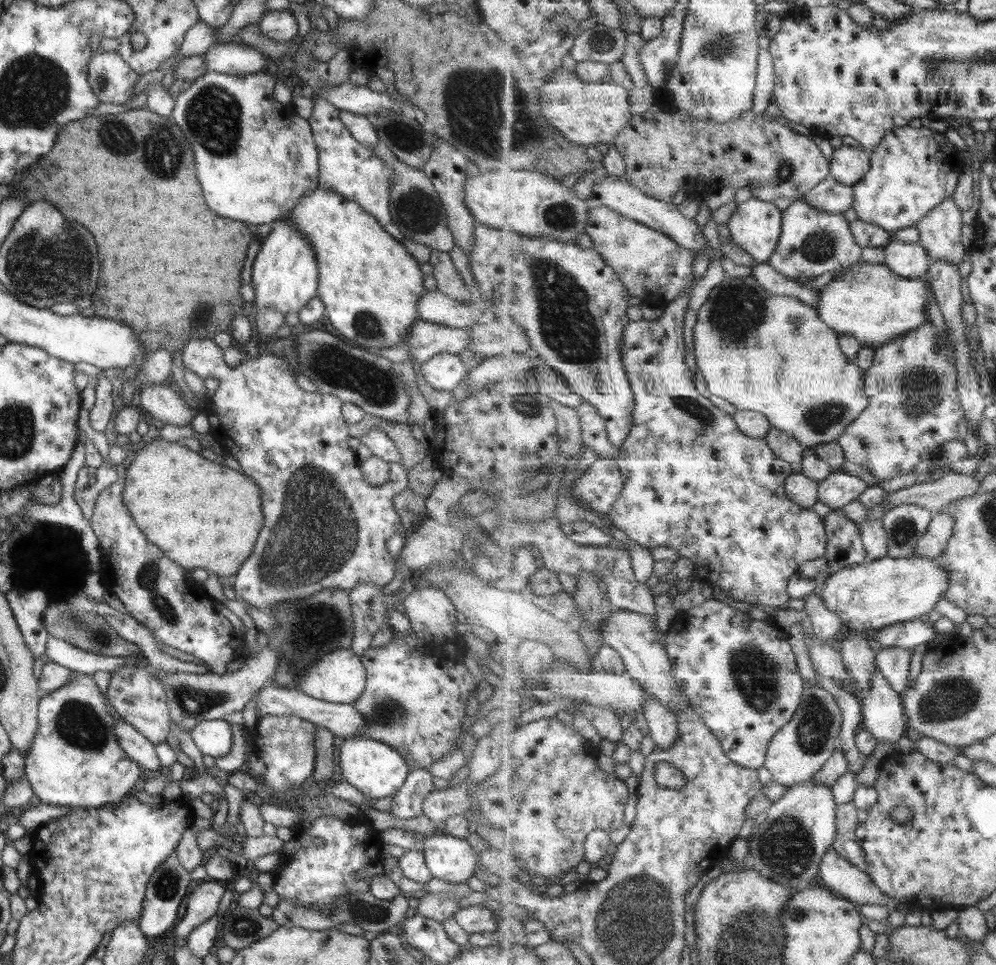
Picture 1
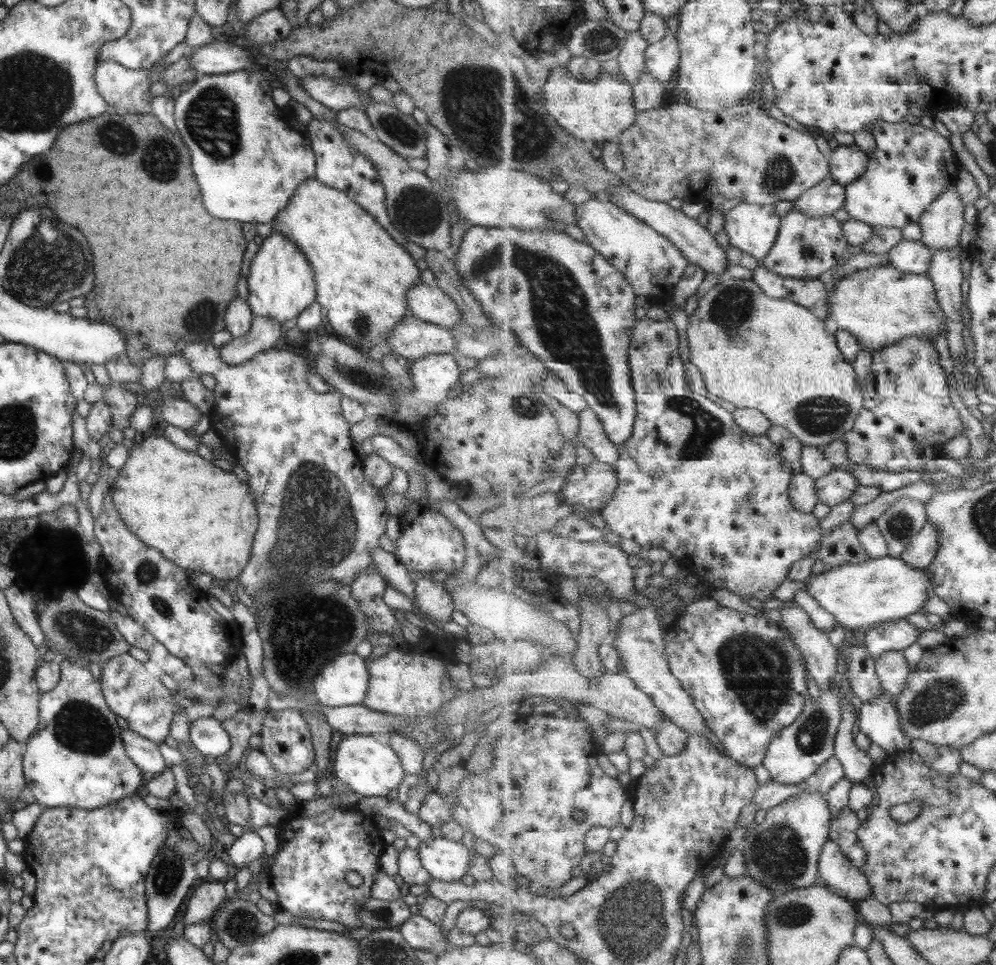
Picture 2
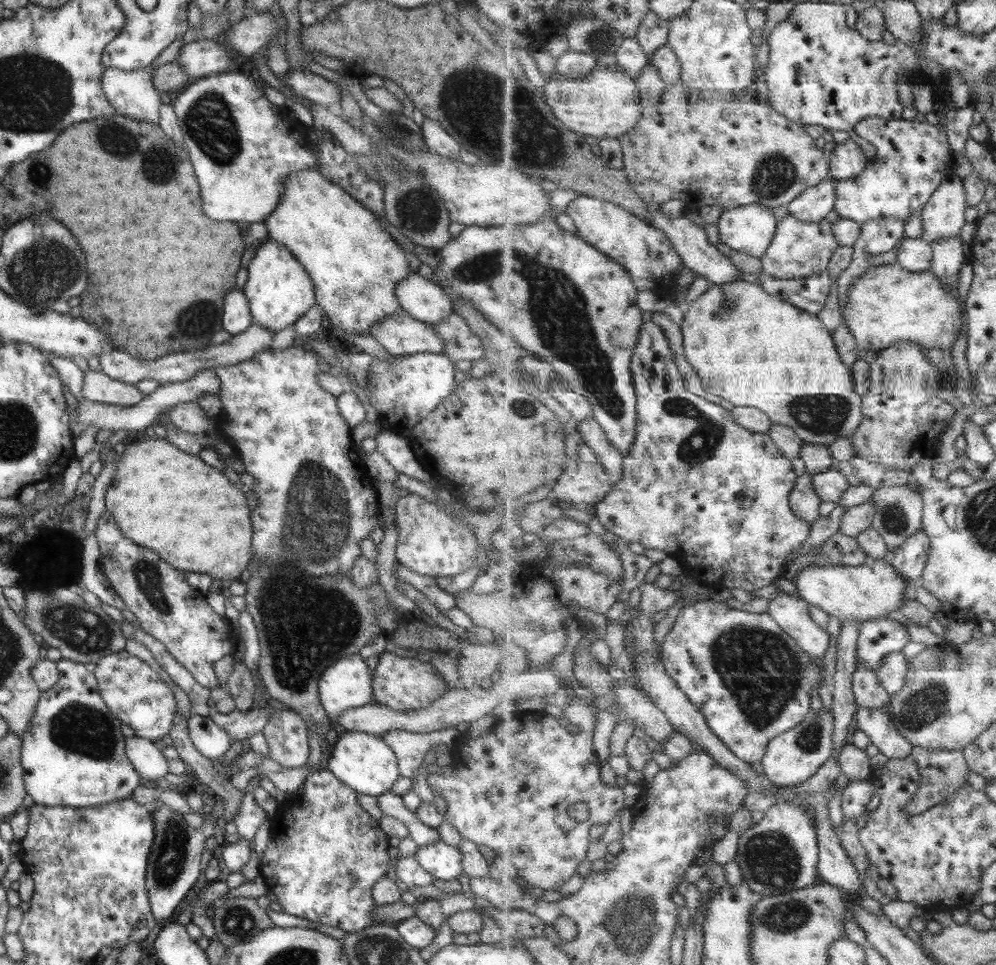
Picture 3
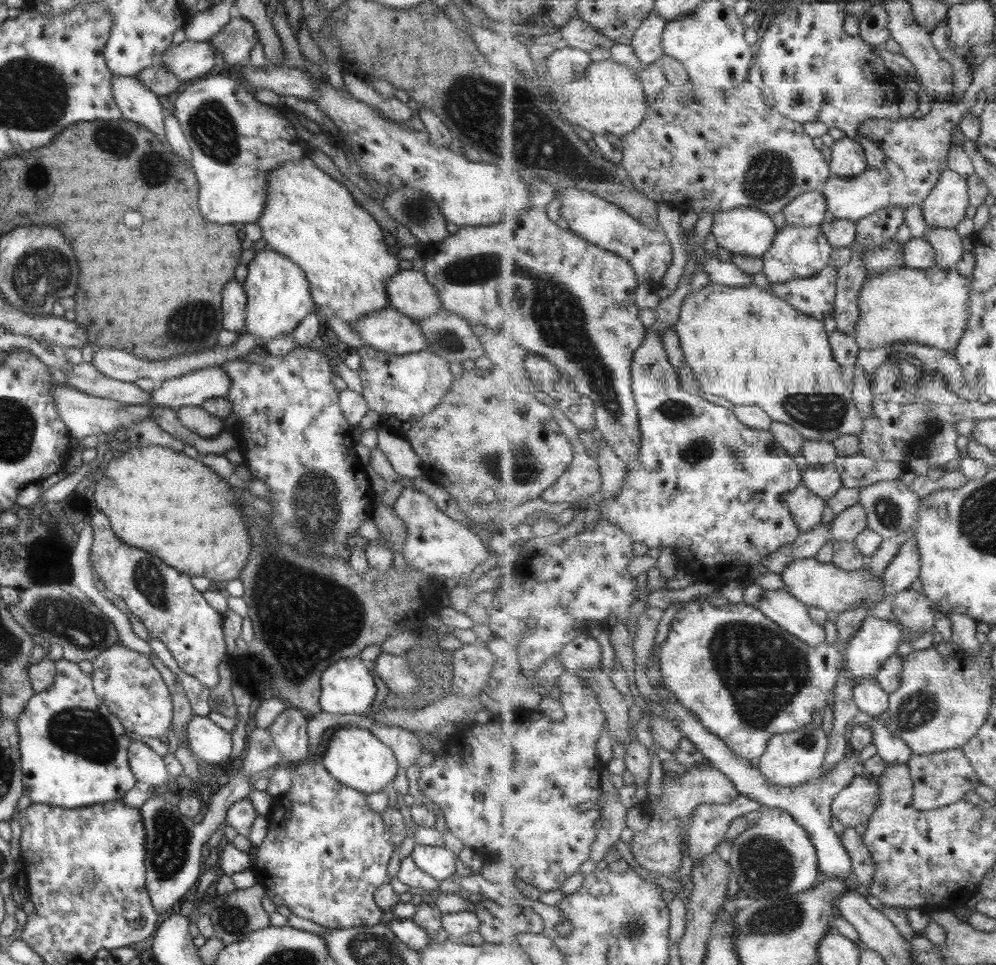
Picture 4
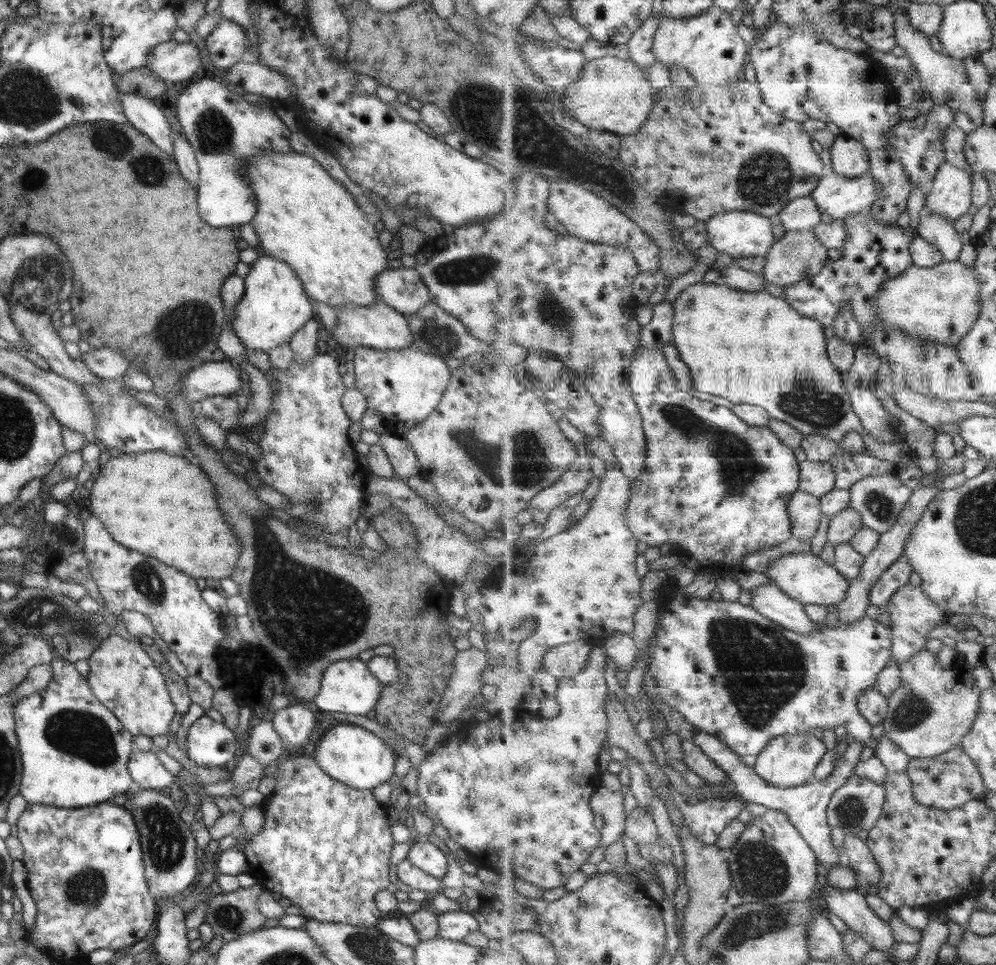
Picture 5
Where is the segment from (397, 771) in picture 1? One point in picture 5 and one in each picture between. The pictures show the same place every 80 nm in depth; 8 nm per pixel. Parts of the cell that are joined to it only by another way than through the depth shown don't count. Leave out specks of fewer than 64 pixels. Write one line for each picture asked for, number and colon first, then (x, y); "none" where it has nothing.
2: (370, 769)
3: (363, 762)
4: (353, 756)
5: (349, 754)

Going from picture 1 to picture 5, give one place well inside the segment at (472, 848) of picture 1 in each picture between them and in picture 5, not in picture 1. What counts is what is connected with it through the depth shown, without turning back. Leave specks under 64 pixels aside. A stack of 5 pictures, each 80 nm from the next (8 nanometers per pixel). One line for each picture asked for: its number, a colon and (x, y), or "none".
2: (444, 860)
3: (441, 860)
4: (437, 861)
5: (424, 855)

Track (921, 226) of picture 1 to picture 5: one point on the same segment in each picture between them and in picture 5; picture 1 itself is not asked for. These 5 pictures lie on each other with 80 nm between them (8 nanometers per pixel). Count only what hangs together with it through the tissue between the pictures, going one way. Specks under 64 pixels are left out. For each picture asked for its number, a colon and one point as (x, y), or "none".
2: (942, 225)
3: (943, 218)
4: (946, 206)
5: (951, 196)

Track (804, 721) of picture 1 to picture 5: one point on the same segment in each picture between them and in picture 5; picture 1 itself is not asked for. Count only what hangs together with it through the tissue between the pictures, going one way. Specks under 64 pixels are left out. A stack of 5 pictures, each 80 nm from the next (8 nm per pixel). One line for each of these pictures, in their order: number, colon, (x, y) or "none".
2: (797, 752)
3: (792, 758)
4: (792, 759)
5: (791, 761)

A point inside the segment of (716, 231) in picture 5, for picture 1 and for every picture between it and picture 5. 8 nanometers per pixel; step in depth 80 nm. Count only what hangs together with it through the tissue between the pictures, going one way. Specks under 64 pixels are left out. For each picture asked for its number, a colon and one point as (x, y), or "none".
1: (756, 225)
2: (754, 228)
3: (751, 229)
4: (748, 231)

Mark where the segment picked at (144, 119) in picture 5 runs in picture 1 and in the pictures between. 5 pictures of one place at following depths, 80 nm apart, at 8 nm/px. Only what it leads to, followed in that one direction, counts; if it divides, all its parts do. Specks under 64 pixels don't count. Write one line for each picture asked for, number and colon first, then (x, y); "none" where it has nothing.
1: (111, 81)
2: (127, 91)
3: (131, 94)
4: (136, 104)

